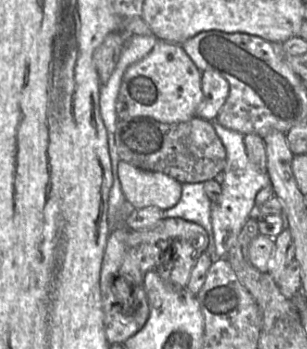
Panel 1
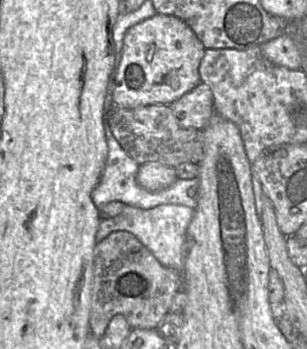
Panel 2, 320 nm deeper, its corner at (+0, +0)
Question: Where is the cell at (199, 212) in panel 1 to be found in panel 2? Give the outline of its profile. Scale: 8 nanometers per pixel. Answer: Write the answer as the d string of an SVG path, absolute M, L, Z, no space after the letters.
M163 204L149 209L126 205L117 216L101 219L96 234L97 244L115 231L127 231L133 234L155 258L165 267L181 274L183 289L183 261L186 254L186 230L194 215L194 209L177 204Z

